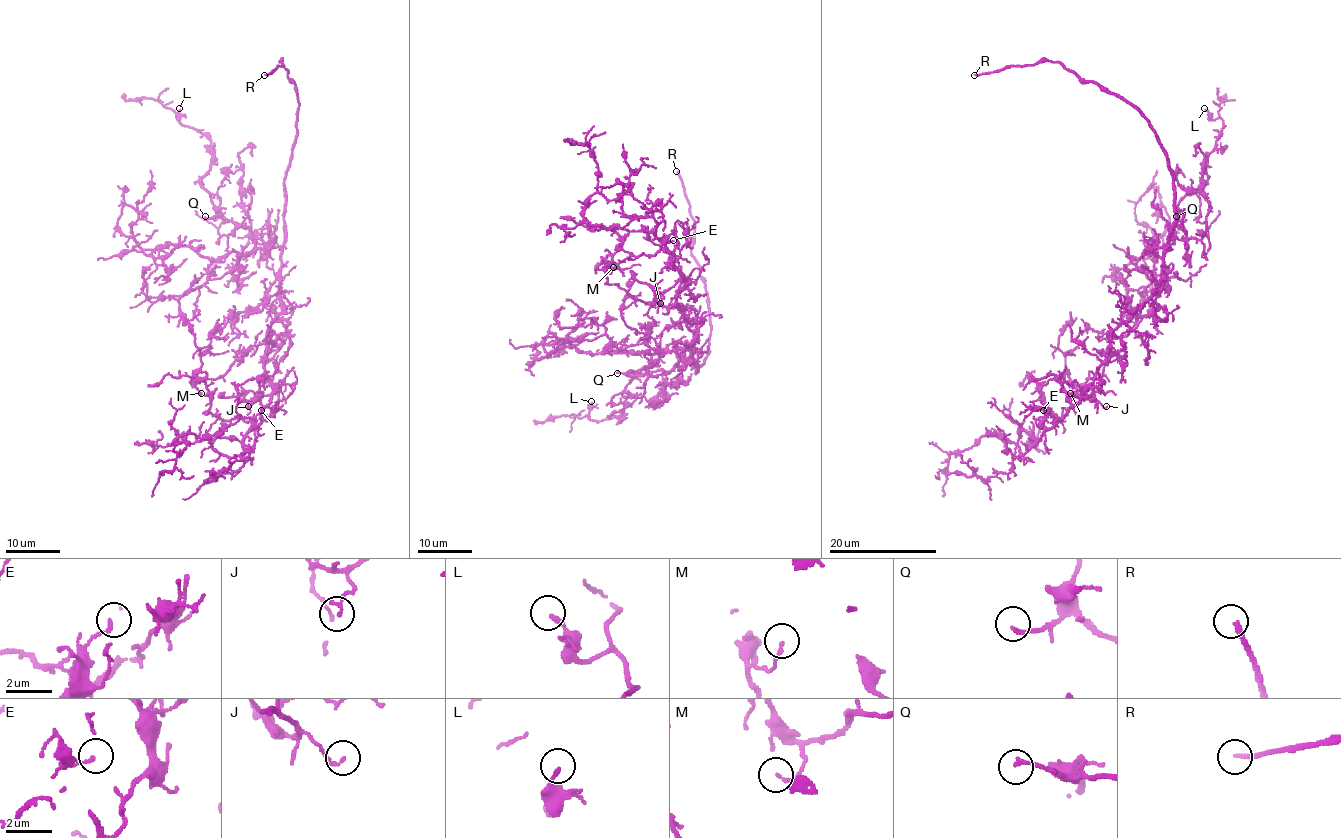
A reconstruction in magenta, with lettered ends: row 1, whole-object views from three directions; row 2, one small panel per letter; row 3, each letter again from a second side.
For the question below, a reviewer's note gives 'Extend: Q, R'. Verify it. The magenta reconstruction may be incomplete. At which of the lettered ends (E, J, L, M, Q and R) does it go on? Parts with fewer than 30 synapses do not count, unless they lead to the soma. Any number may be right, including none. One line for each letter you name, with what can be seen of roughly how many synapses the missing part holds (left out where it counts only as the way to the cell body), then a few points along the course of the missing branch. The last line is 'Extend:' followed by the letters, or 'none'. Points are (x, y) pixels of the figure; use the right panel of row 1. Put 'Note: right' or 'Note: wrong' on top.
Note: right
Q: Roughly 35 synapses. Course of what is missing: (1176, 216), (1182, 218), (1188, 199), (1186, 184), (1175, 173)
R: Roughly 250 synapses
Extend: Q, R

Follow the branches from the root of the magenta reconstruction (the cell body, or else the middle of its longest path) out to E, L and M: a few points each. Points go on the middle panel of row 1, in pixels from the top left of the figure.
E: (691, 342), (694, 333), (676, 300), (684, 277), (665, 246), (665, 240), (673, 240)
L: (691, 342), (694, 360), (632, 375), (611, 399), (624, 404), (620, 415), (591, 420), (591, 401)
M: (691, 342), (694, 333), (687, 326), (680, 308), (638, 300), (616, 284), (610, 284), (606, 275), (613, 267)

